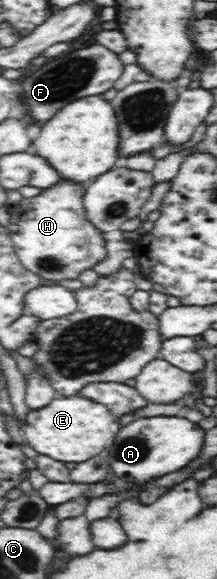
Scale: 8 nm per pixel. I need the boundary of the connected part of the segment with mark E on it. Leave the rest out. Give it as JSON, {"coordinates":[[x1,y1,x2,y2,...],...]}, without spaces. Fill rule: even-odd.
{"coordinates":[[80,394,54,398,46,407,30,410,26,418,27,422,21,429,28,446,62,463,85,462,101,454,113,442,116,429,105,406]]}

